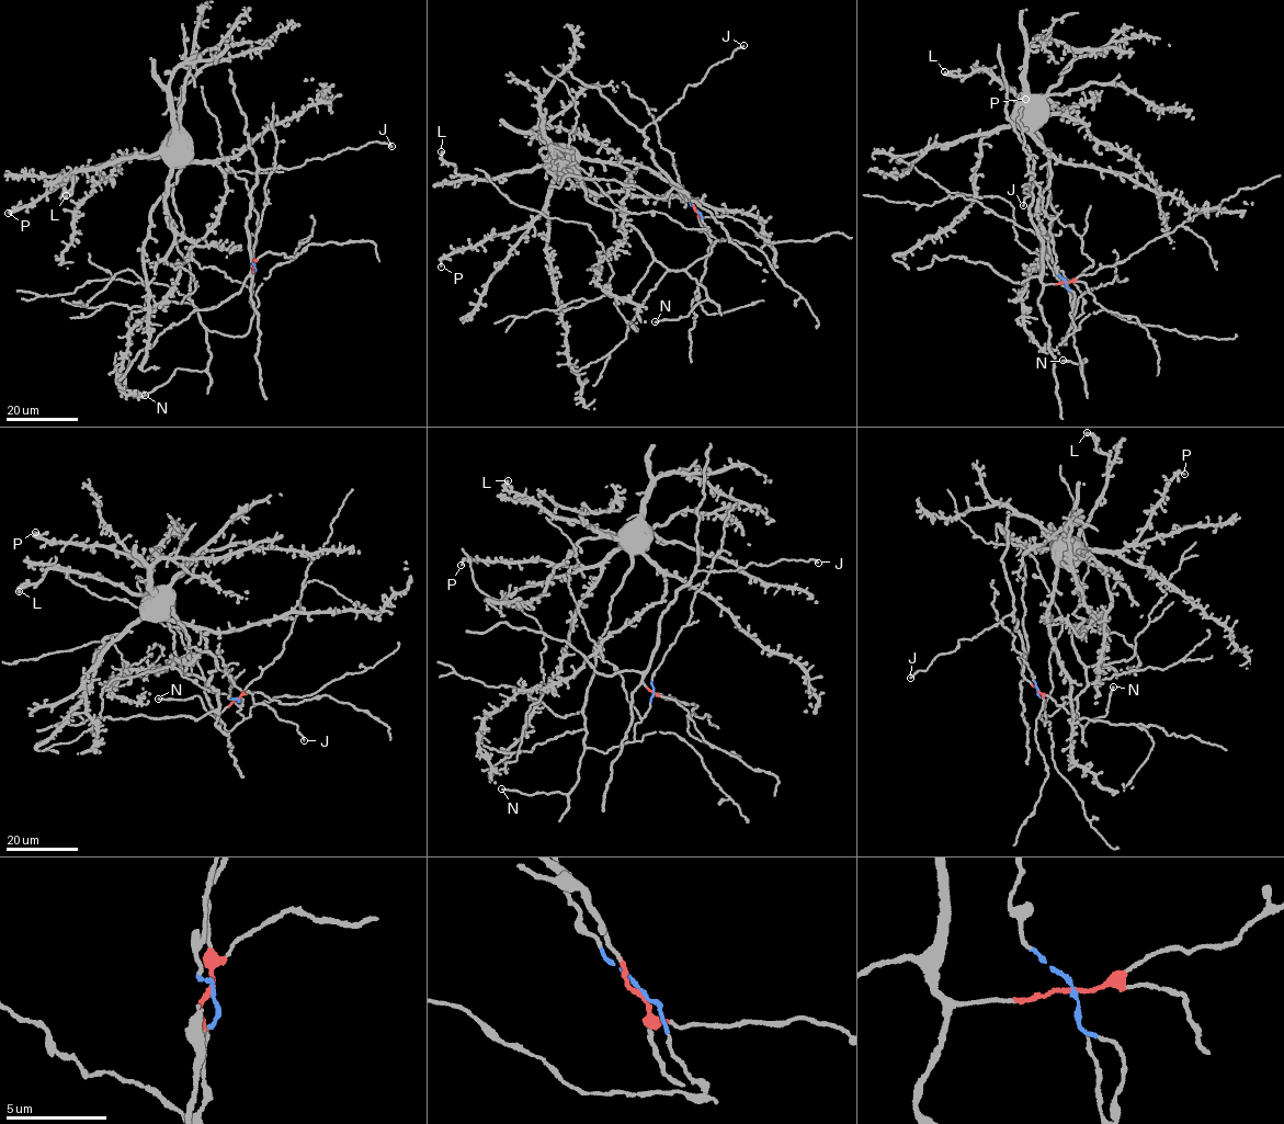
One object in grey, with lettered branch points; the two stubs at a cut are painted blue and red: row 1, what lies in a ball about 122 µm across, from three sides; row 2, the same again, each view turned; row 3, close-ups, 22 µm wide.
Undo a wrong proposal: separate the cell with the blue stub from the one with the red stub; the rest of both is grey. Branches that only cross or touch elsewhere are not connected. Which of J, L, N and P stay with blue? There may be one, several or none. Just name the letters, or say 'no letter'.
L, N, P

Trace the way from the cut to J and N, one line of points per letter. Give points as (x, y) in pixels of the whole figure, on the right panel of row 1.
J: (1066, 282), (1042, 281), (1032, 172), (1022, 205)
N: (1066, 282), (1075, 295), (1070, 314), (1076, 327), (1060, 343), (1071, 327), (1081, 371), (1087, 360), (1061, 360)

